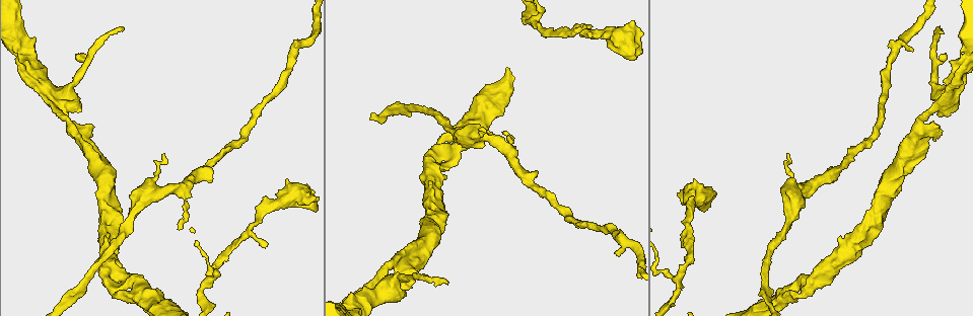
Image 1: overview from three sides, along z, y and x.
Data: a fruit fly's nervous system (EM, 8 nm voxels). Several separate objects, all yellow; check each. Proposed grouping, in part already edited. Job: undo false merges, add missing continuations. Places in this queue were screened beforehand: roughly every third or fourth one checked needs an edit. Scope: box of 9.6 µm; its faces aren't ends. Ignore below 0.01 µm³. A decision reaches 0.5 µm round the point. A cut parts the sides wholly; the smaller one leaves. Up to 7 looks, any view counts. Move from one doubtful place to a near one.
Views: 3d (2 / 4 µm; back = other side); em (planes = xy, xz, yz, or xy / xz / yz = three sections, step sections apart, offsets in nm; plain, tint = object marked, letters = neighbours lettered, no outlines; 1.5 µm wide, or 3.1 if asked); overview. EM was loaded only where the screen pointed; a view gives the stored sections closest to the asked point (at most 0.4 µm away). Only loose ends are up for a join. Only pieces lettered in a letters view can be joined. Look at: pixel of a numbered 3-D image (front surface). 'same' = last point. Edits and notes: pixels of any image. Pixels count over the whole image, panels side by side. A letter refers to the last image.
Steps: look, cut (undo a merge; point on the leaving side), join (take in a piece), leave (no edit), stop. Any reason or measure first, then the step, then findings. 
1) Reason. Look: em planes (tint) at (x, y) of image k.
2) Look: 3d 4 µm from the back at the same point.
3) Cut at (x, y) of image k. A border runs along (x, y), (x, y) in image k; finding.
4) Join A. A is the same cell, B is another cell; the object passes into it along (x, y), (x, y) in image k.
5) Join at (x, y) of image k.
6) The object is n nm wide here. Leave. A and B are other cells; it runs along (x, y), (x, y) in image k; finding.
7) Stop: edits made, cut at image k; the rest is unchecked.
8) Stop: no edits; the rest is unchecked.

Thin end. Look: em xy step 4 (letters) at (489, 132) of image 1.

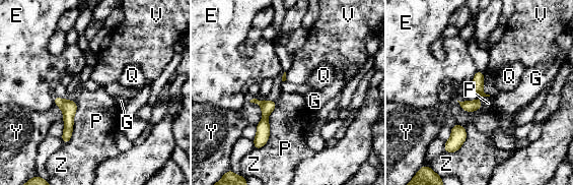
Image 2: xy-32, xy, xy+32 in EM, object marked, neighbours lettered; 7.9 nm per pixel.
Look: em planes (letters) at the same point.

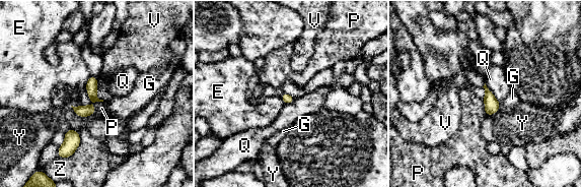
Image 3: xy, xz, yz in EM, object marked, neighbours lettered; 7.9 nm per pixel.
Leave. E, G, P, Q, V, Y and Z are other cells; none of them fits.

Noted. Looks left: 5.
An open end. Look: em planes (letters) at (126, 295) of image 1.

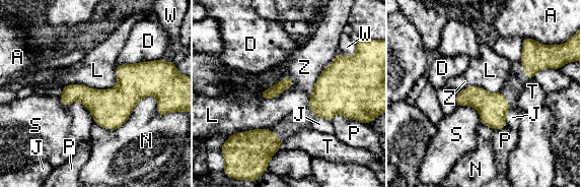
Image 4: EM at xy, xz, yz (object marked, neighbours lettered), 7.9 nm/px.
Leave. A, D, J, L, N, P, S, T, W and Z are other cells; a border runs along (58, 98), (80, 102), (95, 123) in image 4; no lettered piece goes on from it.

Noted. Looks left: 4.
Two arms in line, one across. Look: 3d 4 µm at (393, 261) of image 1.

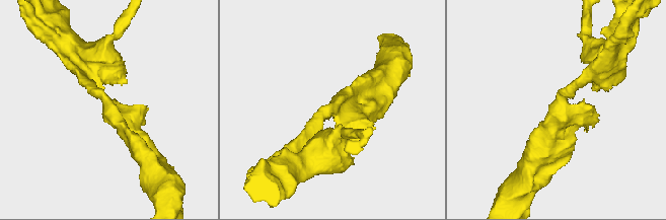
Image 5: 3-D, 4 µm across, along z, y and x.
Look: em planes (plain) at (335, 106) of image 5.

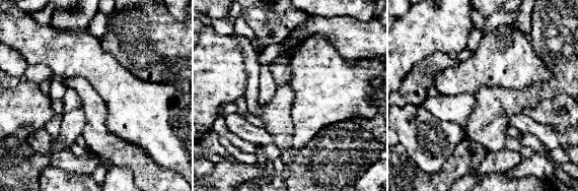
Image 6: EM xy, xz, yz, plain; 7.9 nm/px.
What lies round it. Look: em planes (letters) at the same point.

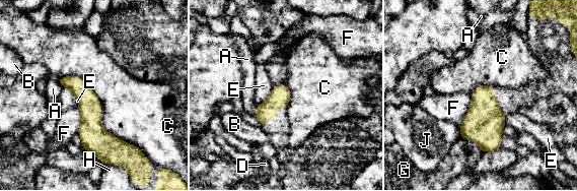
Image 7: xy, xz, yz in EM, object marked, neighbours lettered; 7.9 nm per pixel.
Leave. A, B, C, D, E, F, G, H and J are other cells; it runs along (63, 79), (86, 98), (90, 125), (138, 162) in image 7; continuous, no second cell.

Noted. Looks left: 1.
Stop: no edits; the rest is unchecked.

